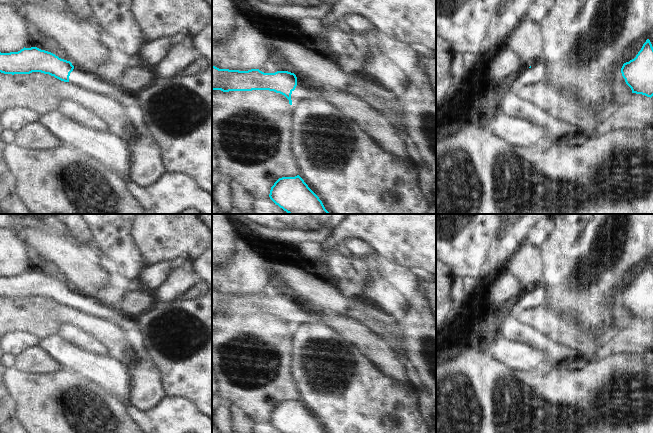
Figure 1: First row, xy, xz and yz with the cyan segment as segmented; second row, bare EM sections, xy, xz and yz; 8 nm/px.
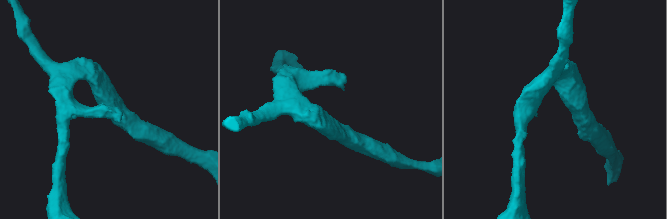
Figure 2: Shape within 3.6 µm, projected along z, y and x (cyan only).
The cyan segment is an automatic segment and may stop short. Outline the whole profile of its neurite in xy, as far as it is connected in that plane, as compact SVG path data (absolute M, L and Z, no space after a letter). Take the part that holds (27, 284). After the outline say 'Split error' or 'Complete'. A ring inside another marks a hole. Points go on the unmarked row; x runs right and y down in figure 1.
M37 271L23 272L18 276L0 276L0 296L4 298L30 298L41 296L118 325L132 351L144 350L144 333L135 318L103 304L89 295L75 292L70 285Z. Split error.

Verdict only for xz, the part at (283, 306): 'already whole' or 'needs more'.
needs more

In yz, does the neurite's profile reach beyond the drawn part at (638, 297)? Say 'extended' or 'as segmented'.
as segmented

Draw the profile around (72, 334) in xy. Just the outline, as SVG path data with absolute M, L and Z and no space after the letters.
M63 324L58 329L57 335L63 340L92 354L105 355L106 353L105 347L99 341L76 326Z

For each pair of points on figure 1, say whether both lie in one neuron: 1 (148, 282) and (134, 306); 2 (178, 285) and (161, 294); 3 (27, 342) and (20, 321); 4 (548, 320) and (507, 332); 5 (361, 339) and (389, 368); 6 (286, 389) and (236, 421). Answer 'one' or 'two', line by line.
1: two
2: one
3: two
4: two
5: one
6: two

